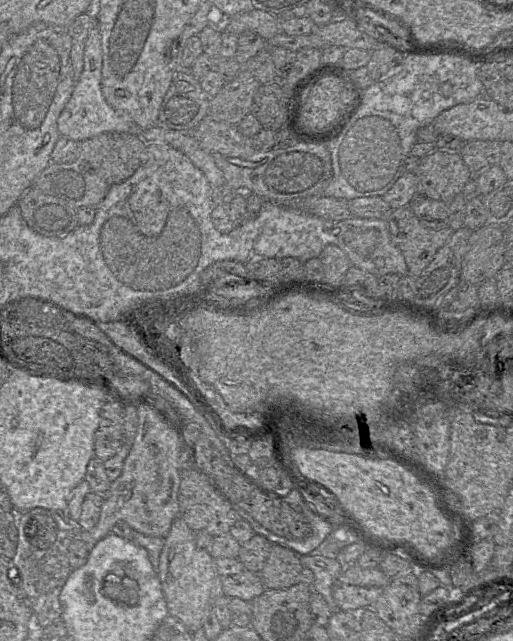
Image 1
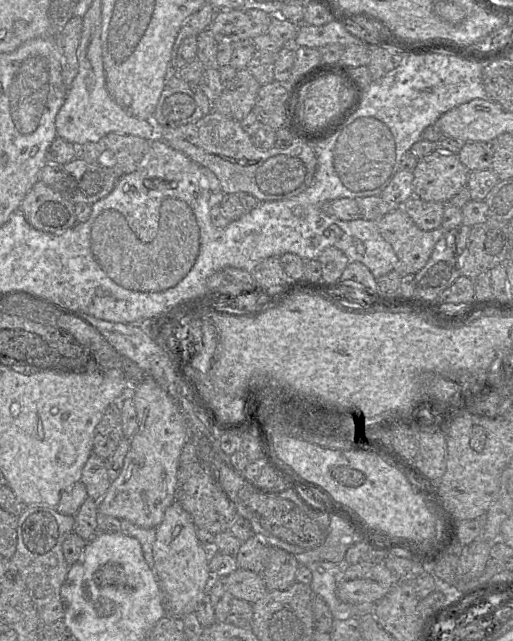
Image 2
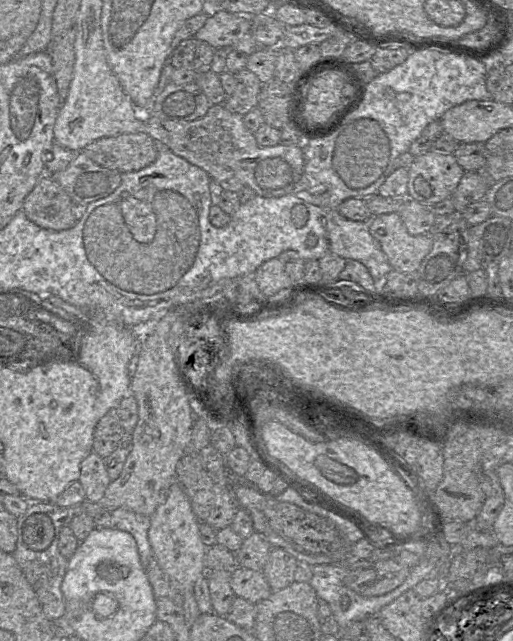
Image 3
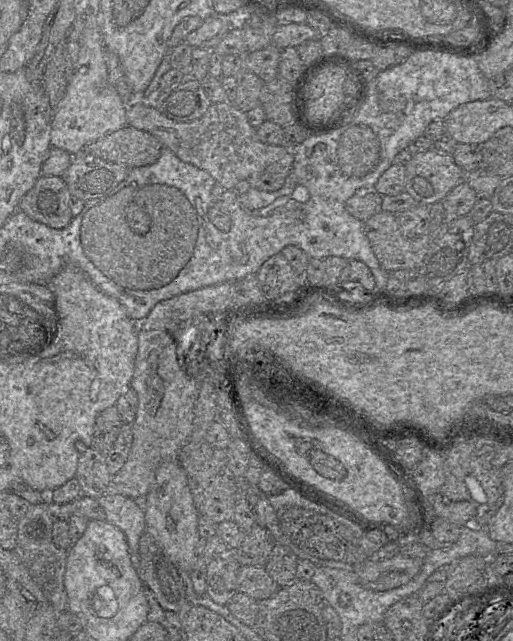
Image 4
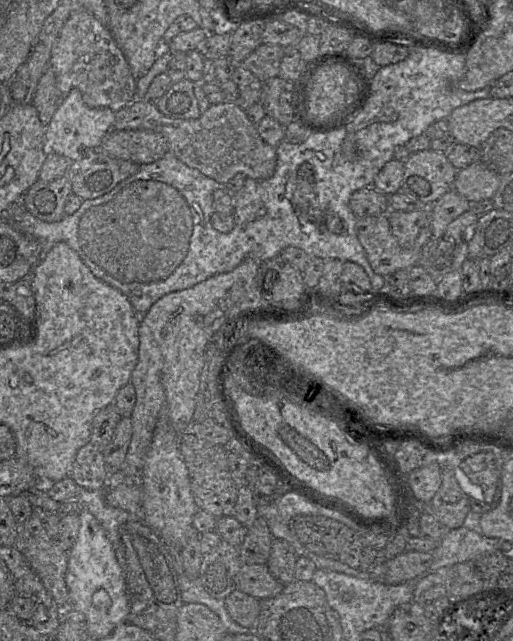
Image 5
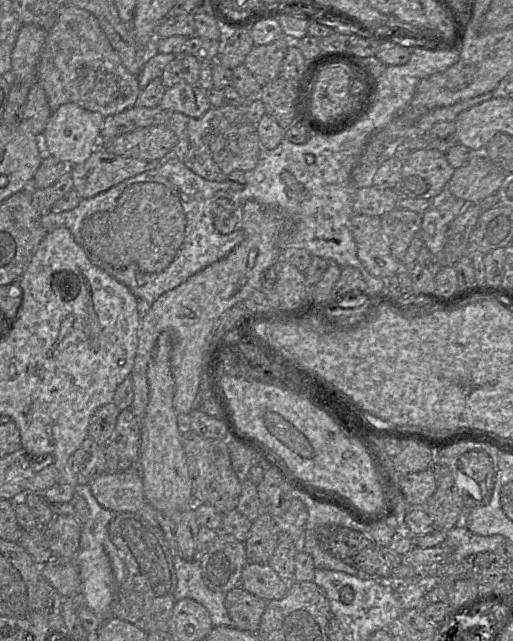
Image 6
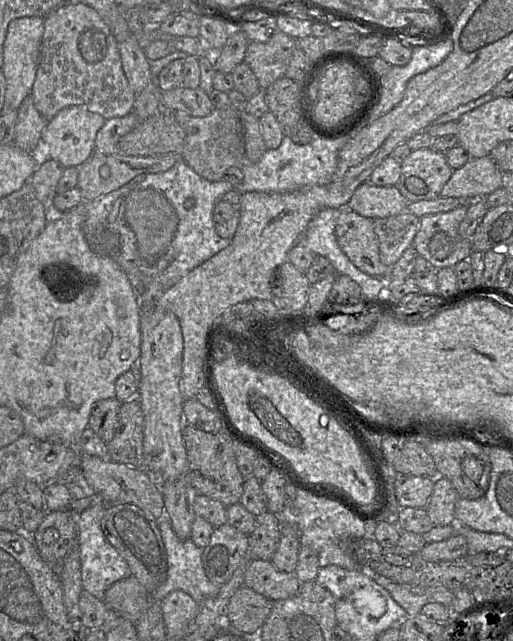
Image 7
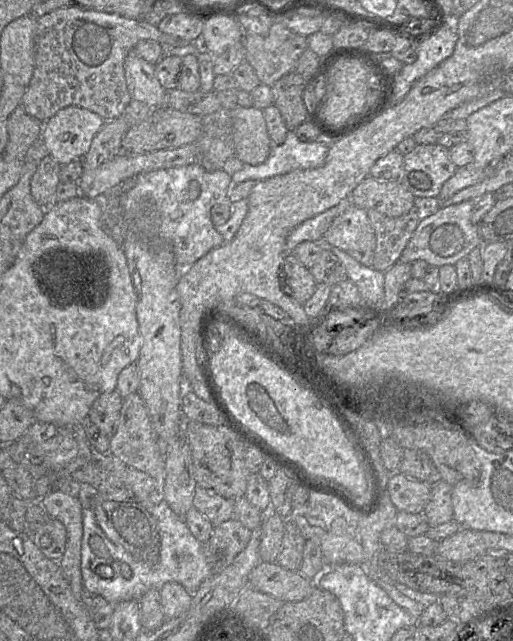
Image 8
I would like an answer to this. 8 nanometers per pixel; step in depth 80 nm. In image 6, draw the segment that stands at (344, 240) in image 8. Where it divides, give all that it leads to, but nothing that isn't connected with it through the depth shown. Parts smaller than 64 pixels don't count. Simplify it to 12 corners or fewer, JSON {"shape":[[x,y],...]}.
{"shape":[[355,214],[357,256],[371,275],[403,270],[391,254],[380,217]]}

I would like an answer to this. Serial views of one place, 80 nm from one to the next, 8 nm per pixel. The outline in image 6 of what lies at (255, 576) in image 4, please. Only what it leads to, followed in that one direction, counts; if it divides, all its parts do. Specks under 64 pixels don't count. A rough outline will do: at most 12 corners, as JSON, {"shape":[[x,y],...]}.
{"shape":[[248,562],[240,586],[268,602],[289,582],[269,564]]}

